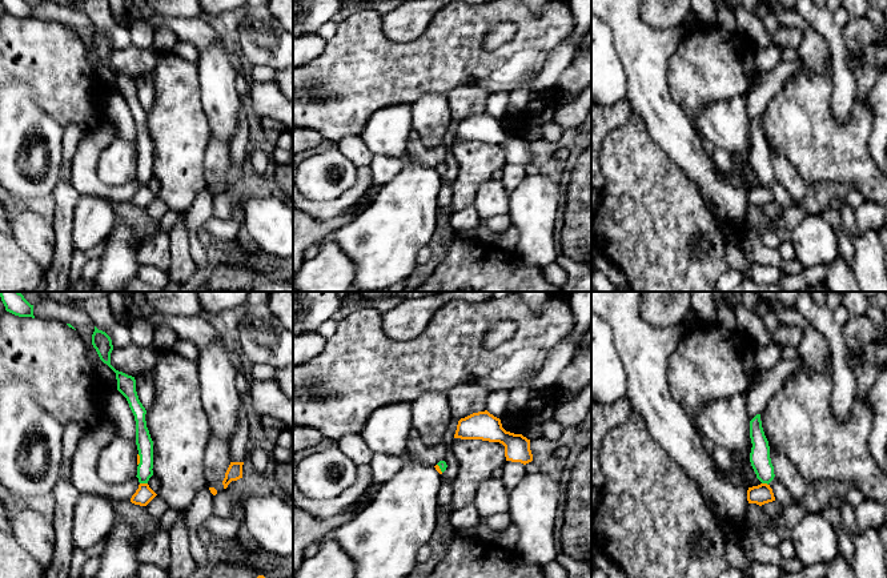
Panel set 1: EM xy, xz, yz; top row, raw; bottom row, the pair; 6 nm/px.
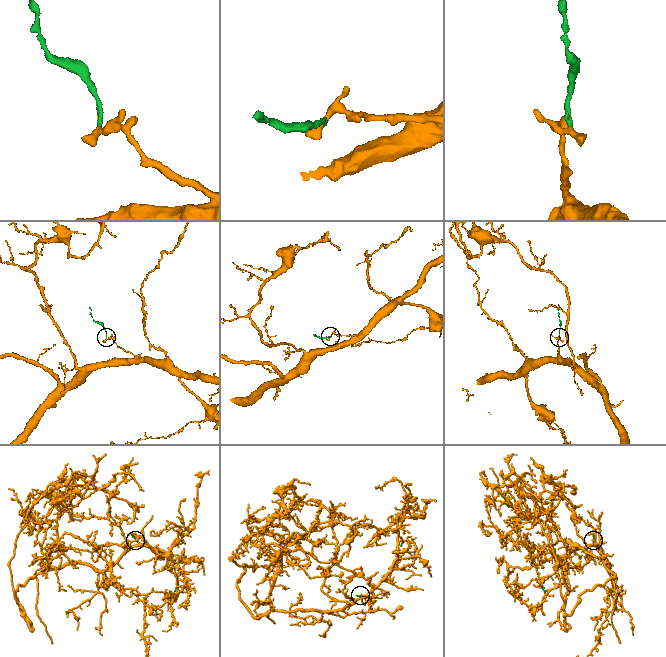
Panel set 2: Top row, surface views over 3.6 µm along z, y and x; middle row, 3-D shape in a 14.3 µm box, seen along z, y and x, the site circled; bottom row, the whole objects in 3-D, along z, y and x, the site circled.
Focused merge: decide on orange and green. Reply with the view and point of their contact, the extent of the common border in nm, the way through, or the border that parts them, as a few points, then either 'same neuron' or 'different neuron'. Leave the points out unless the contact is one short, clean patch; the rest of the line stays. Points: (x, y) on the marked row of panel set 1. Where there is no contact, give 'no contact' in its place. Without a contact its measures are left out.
meets orange in xy at (144, 484); contact 50 nm long; border along xy (140, 482), (147, 484); different neuron

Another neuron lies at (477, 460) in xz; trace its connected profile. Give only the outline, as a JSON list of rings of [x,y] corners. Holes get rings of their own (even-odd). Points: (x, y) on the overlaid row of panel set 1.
[[[454,438],[450,450],[458,462],[458,474],[453,481],[453,499],[442,507],[449,515],[473,503],[479,485],[506,462],[505,446],[499,442]]]

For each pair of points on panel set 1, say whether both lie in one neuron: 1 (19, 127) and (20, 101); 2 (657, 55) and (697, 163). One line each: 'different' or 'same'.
1: same
2: same

